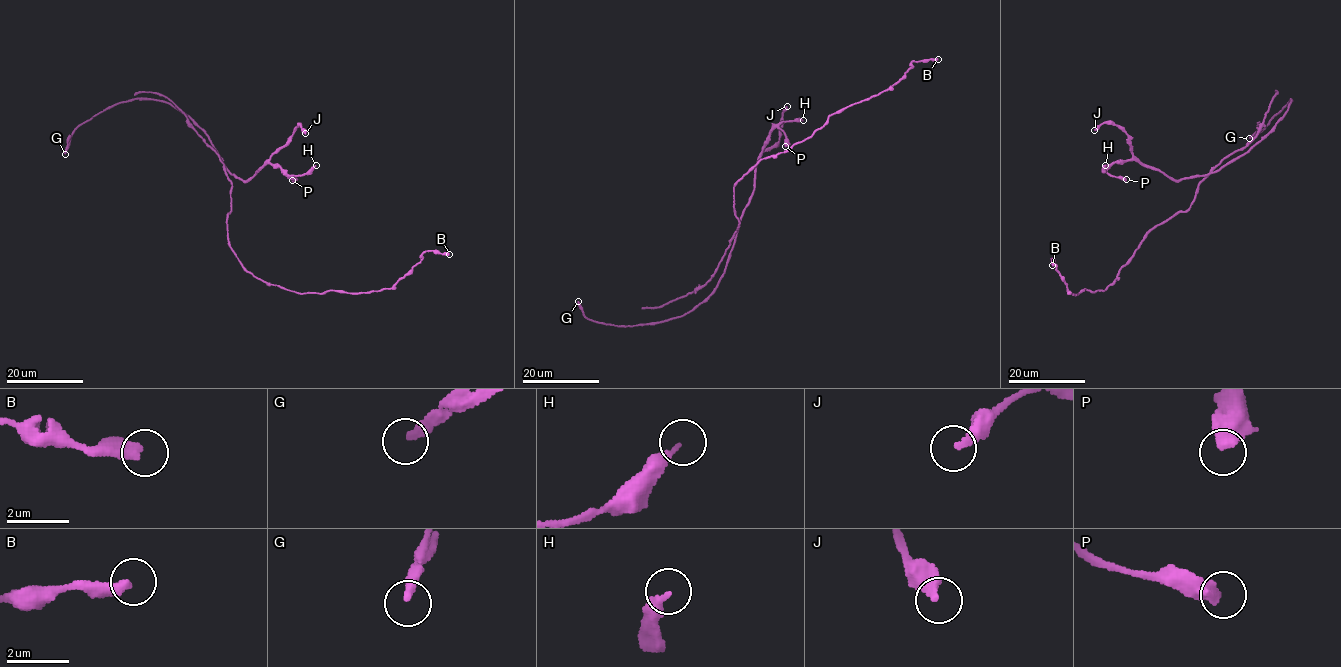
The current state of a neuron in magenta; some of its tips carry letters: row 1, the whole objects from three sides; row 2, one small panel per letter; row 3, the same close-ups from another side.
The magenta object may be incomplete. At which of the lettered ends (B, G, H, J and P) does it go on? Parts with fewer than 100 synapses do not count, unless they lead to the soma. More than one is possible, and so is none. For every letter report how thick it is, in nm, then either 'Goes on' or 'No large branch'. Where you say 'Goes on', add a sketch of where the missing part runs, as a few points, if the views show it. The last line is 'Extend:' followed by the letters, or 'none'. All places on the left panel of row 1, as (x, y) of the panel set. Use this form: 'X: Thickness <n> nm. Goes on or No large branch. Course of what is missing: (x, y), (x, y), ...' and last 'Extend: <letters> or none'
B: Thickness 400 nm. No large branch
G: Thickness 280 nm. Goes on. Course of what is missing: (65, 154), (62, 189), (71, 210), (61, 224), (22, 221), (15, 214), (3, 181), (14, 176)
H: Thickness 200 nm. No large branch
J: Thickness 320 nm. No large branch
P: Thickness 550 nm. No large branch
Extend: G

